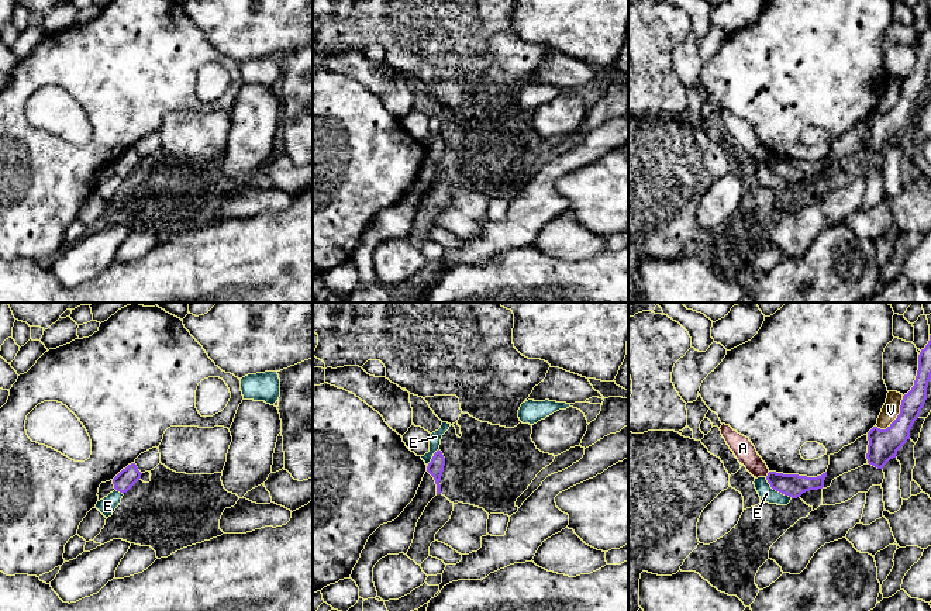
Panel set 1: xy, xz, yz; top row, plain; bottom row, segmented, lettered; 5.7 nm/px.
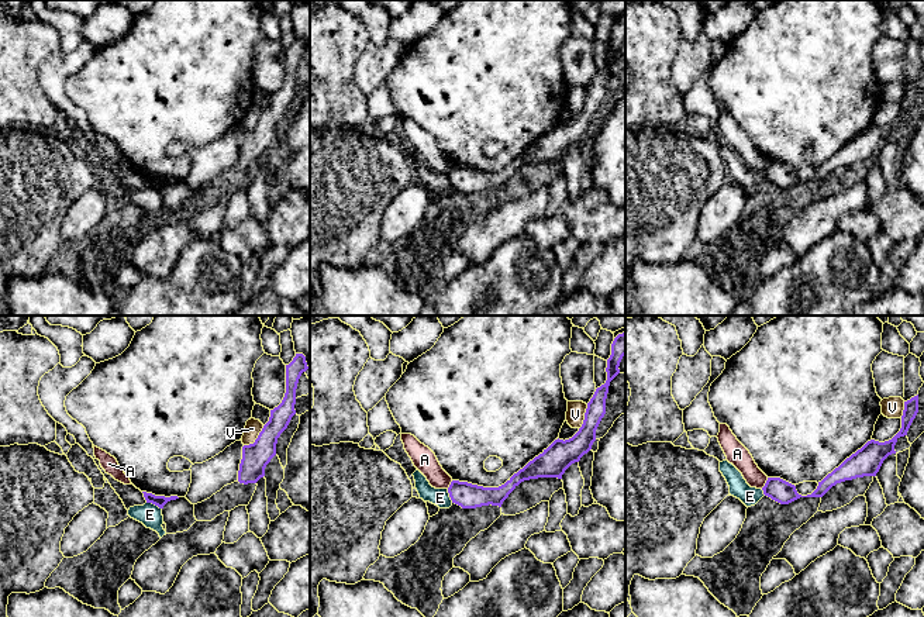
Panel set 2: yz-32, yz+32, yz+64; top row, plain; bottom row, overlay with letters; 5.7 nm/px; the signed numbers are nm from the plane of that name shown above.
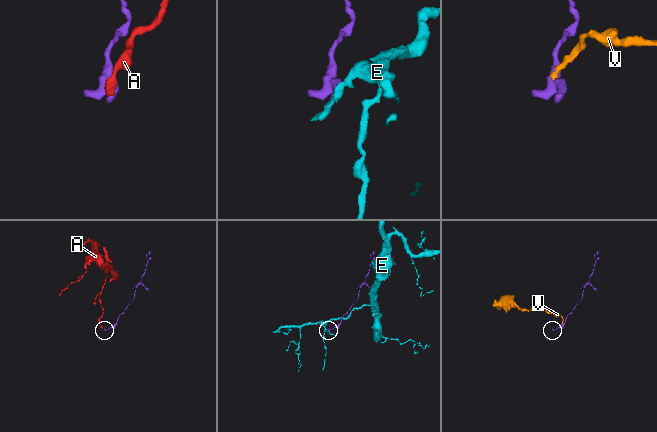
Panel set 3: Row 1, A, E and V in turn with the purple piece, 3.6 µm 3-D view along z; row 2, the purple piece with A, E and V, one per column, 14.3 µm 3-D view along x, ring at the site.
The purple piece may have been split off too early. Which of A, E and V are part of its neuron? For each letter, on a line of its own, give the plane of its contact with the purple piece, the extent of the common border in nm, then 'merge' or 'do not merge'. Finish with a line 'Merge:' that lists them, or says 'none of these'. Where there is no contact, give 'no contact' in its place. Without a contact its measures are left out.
A: yz | 40 nm | do not merge
E: yz | 200 nm | do not merge
V: yz | 240 nm | do not merge
Merge: none of these

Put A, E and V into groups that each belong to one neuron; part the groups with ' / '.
A / E / V

